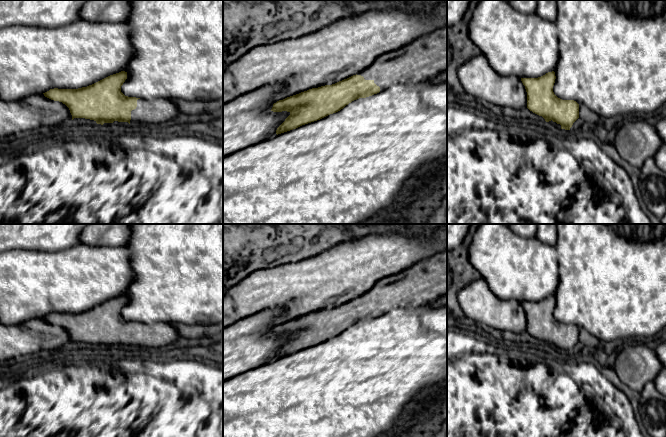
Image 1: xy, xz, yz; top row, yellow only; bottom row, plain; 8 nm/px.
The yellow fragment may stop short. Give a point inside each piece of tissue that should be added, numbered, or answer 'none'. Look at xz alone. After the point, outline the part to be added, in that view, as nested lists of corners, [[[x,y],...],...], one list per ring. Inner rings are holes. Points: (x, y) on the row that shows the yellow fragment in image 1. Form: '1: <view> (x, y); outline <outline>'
1: xz (423, 59); outline [[[447,26],[391,52],[382,54],[358,73],[374,80],[380,92],[410,80],[434,79],[447,70]]]

